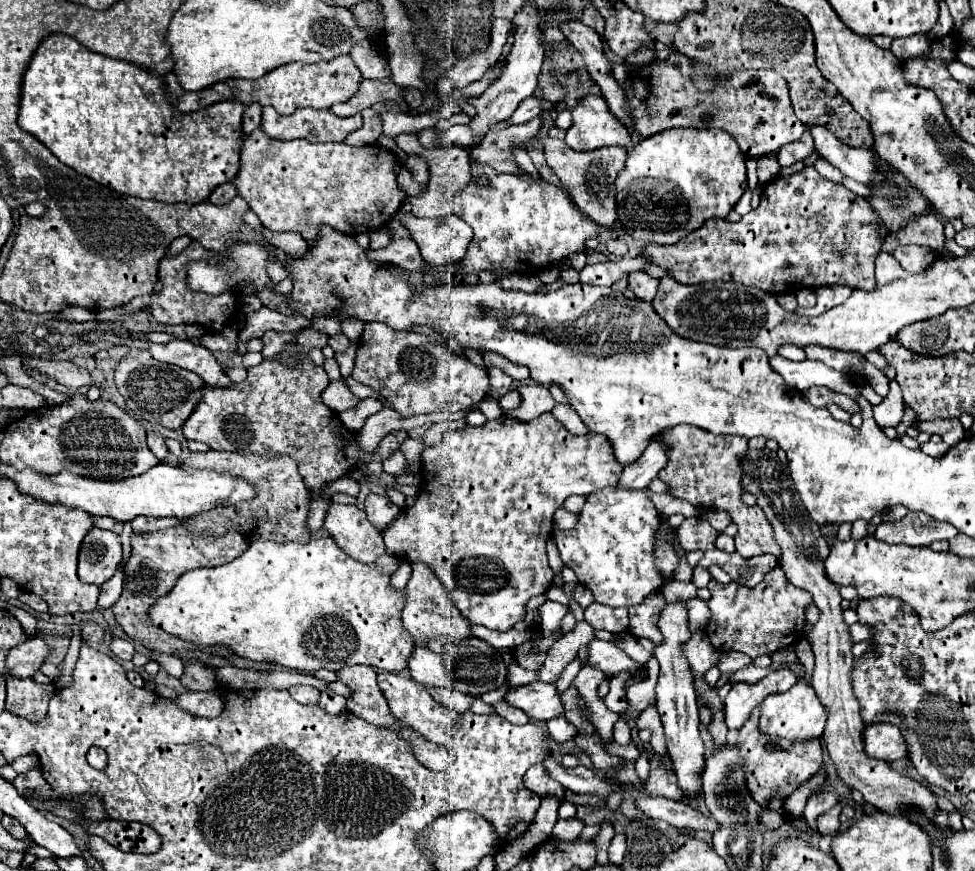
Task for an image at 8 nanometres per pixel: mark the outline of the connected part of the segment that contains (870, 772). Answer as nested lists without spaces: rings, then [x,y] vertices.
[[[769,449],[763,451],[747,451],[745,463],[741,459],[741,487],[743,491],[757,497],[757,505],[767,515],[767,521],[773,527],[775,541],[781,547],[779,567],[787,575],[787,579],[801,589],[807,589],[813,595],[813,603],[819,609],[819,621],[815,623],[813,631],[809,633],[809,643],[815,653],[815,671],[813,671],[813,689],[819,695],[823,707],[827,707],[827,725],[823,731],[825,749],[835,763],[837,775],[855,791],[859,791],[867,803],[877,807],[889,815],[903,815],[907,803],[915,803],[925,811],[929,819],[935,817],[935,793],[923,787],[919,781],[907,777],[905,773],[893,771],[885,761],[871,759],[863,751],[863,719],[859,715],[859,703],[855,701],[853,687],[851,687],[851,669],[853,669],[853,655],[851,655],[851,639],[849,627],[841,615],[841,595],[839,587],[827,579],[825,559],[829,553],[829,545],[823,539],[819,525],[803,511],[803,503],[799,503],[799,495],[791,487],[789,471],[773,471],[777,455]]]

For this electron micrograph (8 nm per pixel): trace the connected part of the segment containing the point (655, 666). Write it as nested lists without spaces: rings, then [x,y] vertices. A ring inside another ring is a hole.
[[[655,657],[647,663],[649,669],[649,677],[645,681],[633,683],[627,687],[627,711],[621,713],[621,719],[635,719],[639,717],[647,707],[655,705],[655,683],[657,683],[657,675],[659,675],[659,663]]]

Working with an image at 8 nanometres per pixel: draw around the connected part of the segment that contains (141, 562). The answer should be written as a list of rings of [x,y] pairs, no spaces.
[[[173,527],[173,529],[163,529],[163,531],[151,531],[151,533],[133,533],[131,535],[131,557],[129,563],[125,563],[125,585],[119,601],[111,607],[117,623],[125,629],[125,633],[139,645],[147,649],[159,649],[161,653],[173,655],[175,649],[197,649],[193,643],[181,641],[159,627],[153,627],[147,619],[149,607],[157,601],[157,597],[163,597],[171,591],[175,581],[191,569],[199,567],[215,567],[215,565],[225,565],[239,557],[247,549],[247,539],[239,535],[237,531],[227,533],[223,537],[213,537],[205,535],[201,539],[191,539],[191,535],[185,531],[185,527]]]

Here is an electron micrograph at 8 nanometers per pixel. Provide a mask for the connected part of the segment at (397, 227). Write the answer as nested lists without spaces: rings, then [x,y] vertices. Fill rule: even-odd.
[[[393,219],[389,223],[389,227],[393,229],[395,239],[385,249],[369,250],[369,260],[374,263],[395,263],[395,265],[399,265],[403,269],[409,269],[409,271],[419,271],[419,273],[425,273],[425,275],[433,275],[433,271],[427,271],[427,263],[419,255],[419,247],[411,239],[411,235],[403,227],[403,223],[399,219]]]

